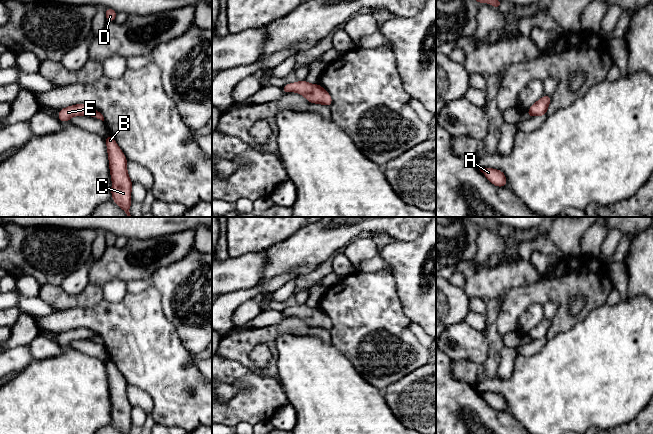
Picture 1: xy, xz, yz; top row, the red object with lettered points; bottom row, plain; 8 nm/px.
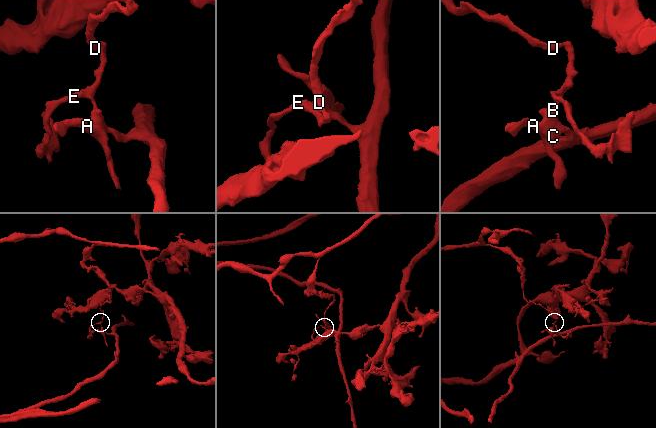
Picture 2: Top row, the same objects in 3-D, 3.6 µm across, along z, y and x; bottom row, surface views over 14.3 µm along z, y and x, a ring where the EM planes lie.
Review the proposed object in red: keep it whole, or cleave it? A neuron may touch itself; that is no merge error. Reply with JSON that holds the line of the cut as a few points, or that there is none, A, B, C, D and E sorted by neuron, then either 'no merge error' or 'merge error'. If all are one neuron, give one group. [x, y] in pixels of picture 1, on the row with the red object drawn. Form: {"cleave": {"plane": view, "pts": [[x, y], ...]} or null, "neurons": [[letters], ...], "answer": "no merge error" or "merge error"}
{"cleave": {"plane": "xy", "pts": [[96, 110], [90, 115]]}, "neurons": [["A", "B", "C"], ["D", "E"]], "answer": "merge error"}

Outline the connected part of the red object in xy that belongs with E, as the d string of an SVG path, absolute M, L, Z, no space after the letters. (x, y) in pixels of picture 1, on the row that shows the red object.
M75 104L63 109L59 109L58 121L67 122L71 120L73 116L91 116L92 113L97 111L94 107L88 104Z

